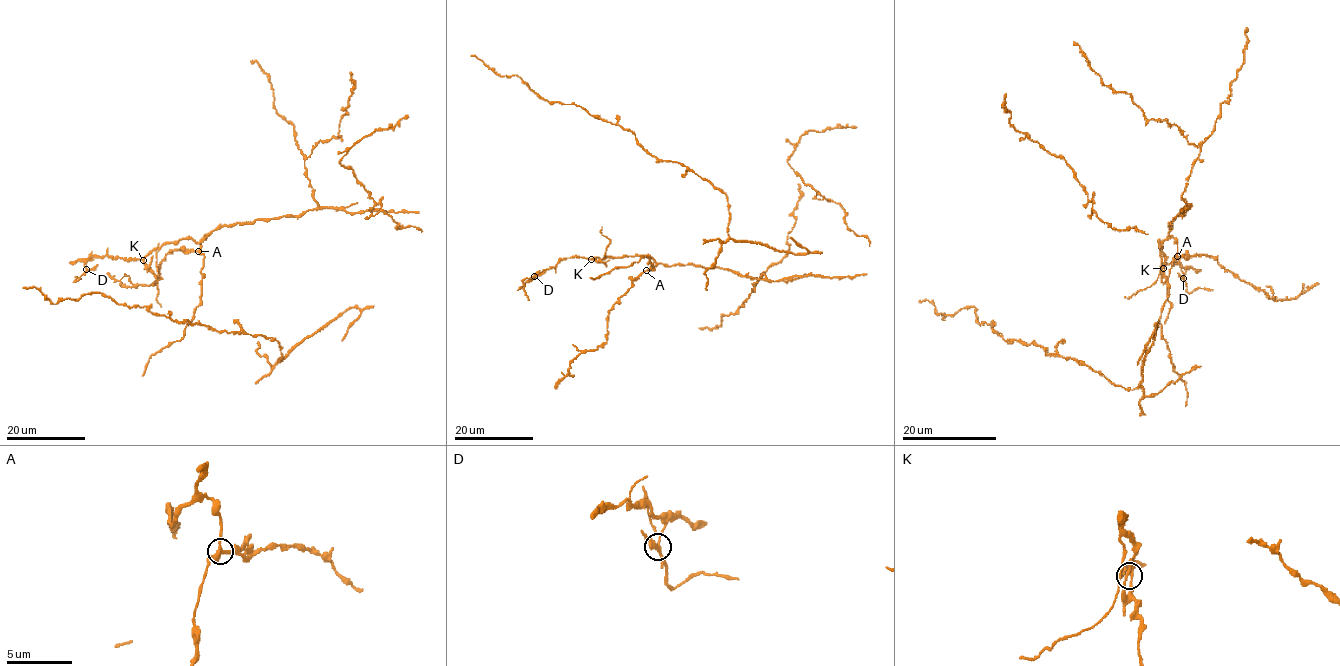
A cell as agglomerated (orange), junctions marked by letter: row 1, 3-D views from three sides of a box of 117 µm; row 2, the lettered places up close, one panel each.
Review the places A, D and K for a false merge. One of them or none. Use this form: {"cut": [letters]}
{"cut": ["D"]}

